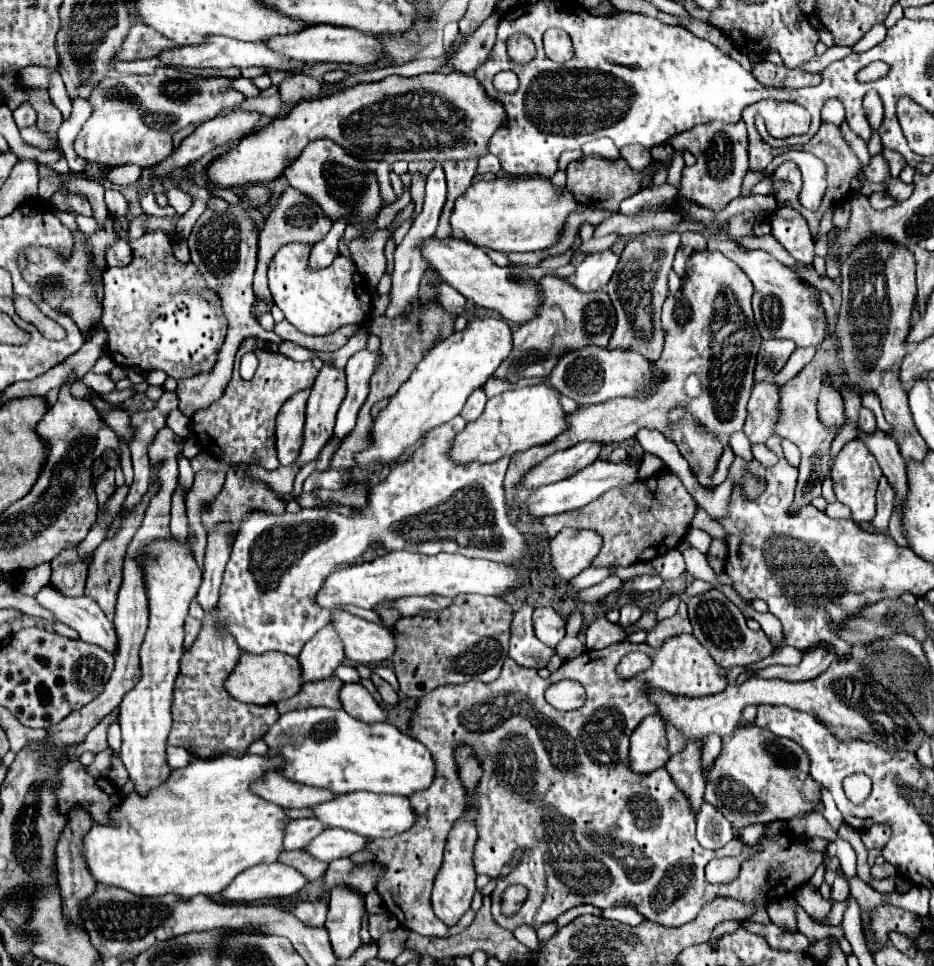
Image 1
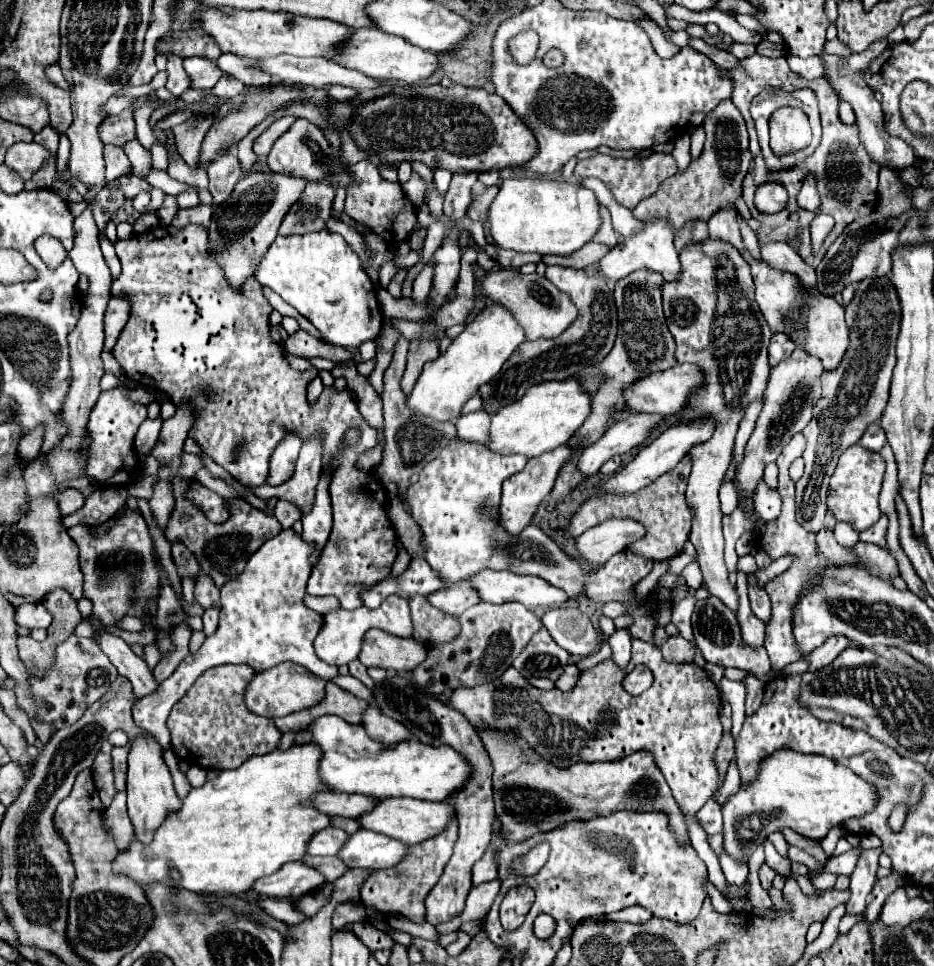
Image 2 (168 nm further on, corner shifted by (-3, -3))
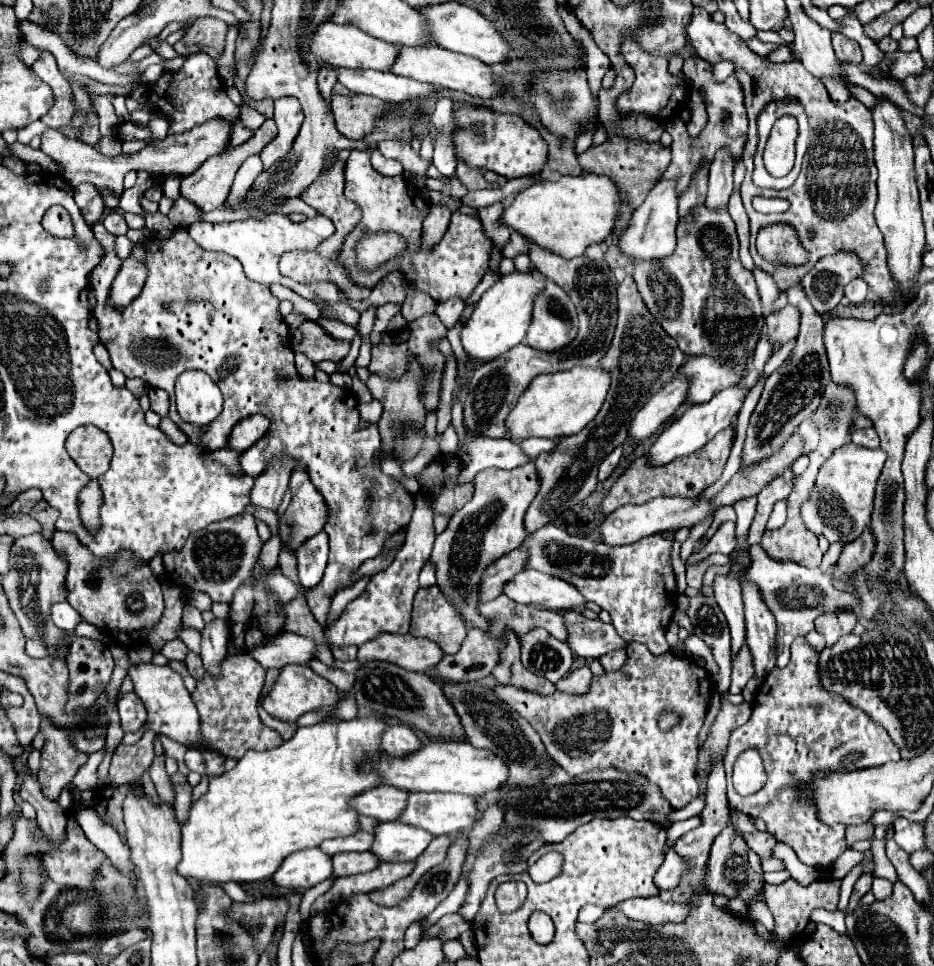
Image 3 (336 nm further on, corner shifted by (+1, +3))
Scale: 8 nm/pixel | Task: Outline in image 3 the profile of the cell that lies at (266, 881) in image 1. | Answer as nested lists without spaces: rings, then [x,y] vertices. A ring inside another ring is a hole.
[[[320,848],[300,850],[290,854],[280,870],[272,876],[274,884],[292,890],[306,890],[330,878],[332,874],[332,858],[324,854]]]

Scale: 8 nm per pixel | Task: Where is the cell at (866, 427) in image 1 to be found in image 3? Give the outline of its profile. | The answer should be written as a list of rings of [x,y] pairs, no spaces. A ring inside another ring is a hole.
[[[874,428],[856,430],[852,432],[852,442],[858,446],[866,446],[866,448],[878,448],[878,434]]]

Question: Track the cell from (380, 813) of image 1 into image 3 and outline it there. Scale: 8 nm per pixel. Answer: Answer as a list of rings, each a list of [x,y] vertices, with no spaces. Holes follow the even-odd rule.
[[[414,792],[408,798],[408,806],[404,814],[398,818],[404,824],[420,826],[434,836],[456,834],[460,830],[470,830],[476,820],[480,820],[480,812],[476,808],[476,800],[464,794],[438,794],[438,792]]]

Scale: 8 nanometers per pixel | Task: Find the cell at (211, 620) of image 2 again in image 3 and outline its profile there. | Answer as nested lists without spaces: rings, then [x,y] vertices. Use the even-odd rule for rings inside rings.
[[[214,620],[202,632],[202,662],[212,676],[220,676],[220,662],[226,658],[228,628],[224,620]]]

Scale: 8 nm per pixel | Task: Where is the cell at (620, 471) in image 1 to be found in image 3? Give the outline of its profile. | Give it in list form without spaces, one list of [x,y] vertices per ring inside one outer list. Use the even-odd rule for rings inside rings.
[[[732,386],[732,388],[726,388],[726,390],[722,390],[720,394],[716,394],[710,402],[690,406],[676,422],[672,422],[670,428],[666,428],[666,430],[658,436],[658,440],[650,446],[650,450],[646,452],[646,456],[652,460],[654,466],[662,466],[662,464],[666,464],[666,462],[672,462],[674,458],[688,456],[688,454],[700,450],[708,440],[714,438],[714,434],[718,434],[720,430],[724,430],[724,428],[730,426],[732,418],[740,412],[746,394],[748,394],[748,388]]]

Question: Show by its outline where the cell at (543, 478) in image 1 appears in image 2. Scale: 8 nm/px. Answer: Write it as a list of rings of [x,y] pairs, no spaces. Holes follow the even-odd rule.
[[[632,414],[628,420],[614,422],[598,442],[582,450],[576,464],[578,470],[584,476],[600,474],[600,468],[606,460],[642,444],[654,432],[654,428],[662,422],[662,418],[664,416],[660,414]]]

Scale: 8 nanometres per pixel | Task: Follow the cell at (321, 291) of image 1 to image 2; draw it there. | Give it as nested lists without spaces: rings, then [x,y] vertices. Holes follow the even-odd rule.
[[[322,230],[304,236],[276,236],[254,276],[310,320],[326,342],[360,346],[362,342],[376,340],[380,334],[382,314],[378,310],[374,284],[368,274],[360,270],[356,252],[340,234]]]

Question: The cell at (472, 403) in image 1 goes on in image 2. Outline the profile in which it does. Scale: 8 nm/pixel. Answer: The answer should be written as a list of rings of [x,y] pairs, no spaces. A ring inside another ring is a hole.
[[[482,408],[476,412],[464,414],[456,420],[456,428],[458,428],[460,438],[486,444],[488,442],[488,430],[490,430],[490,414]]]

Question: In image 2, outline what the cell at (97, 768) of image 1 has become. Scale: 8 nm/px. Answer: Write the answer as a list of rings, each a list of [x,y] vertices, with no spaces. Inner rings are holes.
[[[128,746],[122,748],[112,748],[112,766],[114,766],[114,782],[116,790],[126,788],[126,756],[128,756]]]

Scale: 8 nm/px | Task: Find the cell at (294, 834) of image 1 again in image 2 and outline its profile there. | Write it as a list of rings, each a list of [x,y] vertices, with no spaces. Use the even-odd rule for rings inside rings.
[[[328,826],[324,828],[324,832],[316,832],[316,836],[312,836],[312,840],[308,840],[308,854],[312,856],[334,856],[340,846],[346,842],[348,834],[340,828]]]

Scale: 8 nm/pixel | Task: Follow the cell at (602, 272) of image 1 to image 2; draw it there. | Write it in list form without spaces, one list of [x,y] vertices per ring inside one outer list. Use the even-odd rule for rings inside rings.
[[[646,220],[644,224],[646,224],[646,228],[644,228],[638,236],[622,240],[614,250],[610,250],[610,252],[598,262],[598,274],[600,274],[602,278],[620,280],[620,278],[628,276],[628,274],[634,272],[634,270],[650,268],[650,270],[660,272],[666,280],[676,280],[676,276],[678,276],[681,271],[681,264],[680,260],[678,260],[678,252],[676,252],[674,244],[672,244],[674,232],[670,230],[668,220]]]

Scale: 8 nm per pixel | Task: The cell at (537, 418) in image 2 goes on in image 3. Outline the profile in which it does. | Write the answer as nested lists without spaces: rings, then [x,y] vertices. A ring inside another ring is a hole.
[[[580,366],[568,372],[536,376],[528,386],[528,390],[520,396],[516,408],[508,414],[506,426],[510,430],[510,438],[524,440],[530,436],[554,438],[554,436],[578,434],[600,412],[608,388],[610,388],[610,374],[600,366],[596,368]]]

